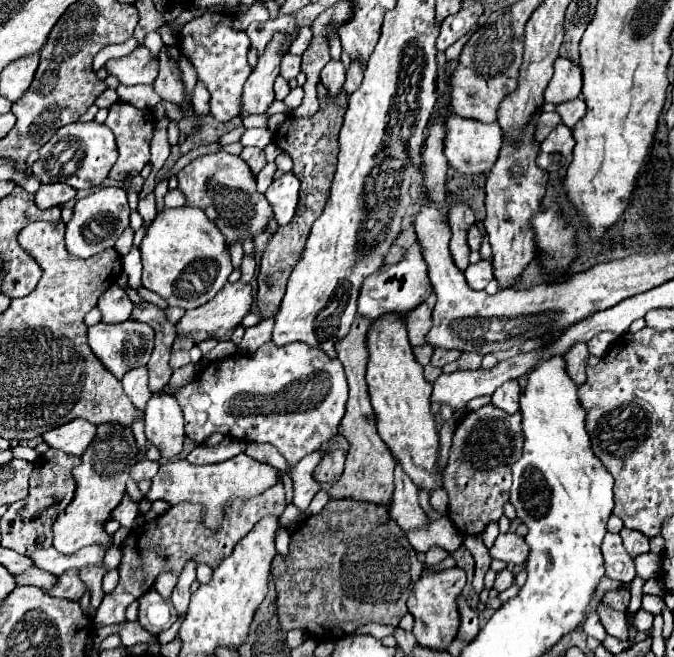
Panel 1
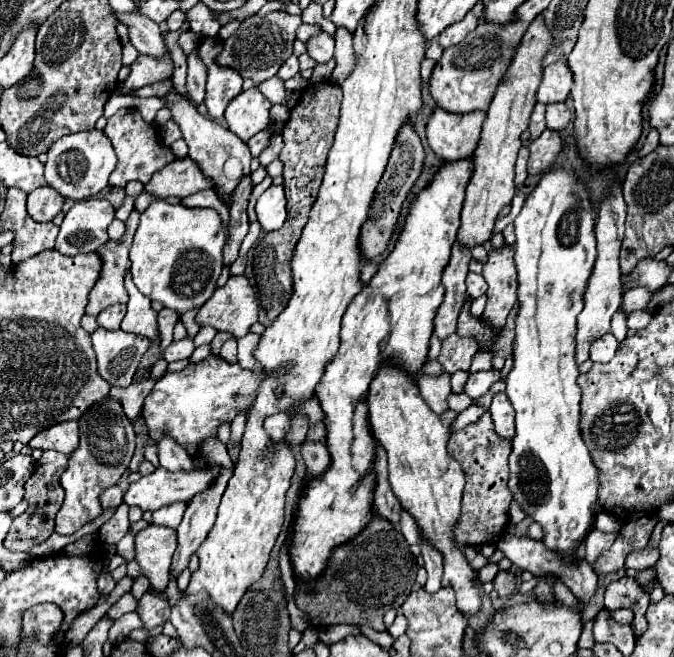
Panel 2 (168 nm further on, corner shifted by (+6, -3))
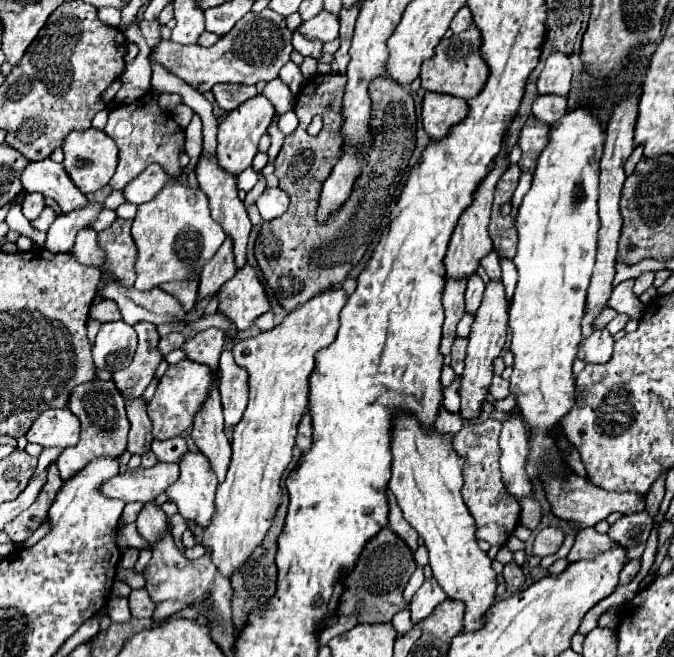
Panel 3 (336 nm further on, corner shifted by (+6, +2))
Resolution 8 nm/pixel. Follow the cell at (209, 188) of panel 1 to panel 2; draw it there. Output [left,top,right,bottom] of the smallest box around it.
[145,157,215,199]

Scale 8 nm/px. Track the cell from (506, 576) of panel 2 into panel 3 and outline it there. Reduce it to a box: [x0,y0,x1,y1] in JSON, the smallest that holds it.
[503,562,525,594]

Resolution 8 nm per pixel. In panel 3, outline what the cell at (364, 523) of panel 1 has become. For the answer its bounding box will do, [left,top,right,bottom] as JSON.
[339,528,415,622]

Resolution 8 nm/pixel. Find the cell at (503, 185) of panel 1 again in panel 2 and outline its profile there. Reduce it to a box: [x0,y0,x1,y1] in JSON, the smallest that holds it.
[483,245,517,329]

